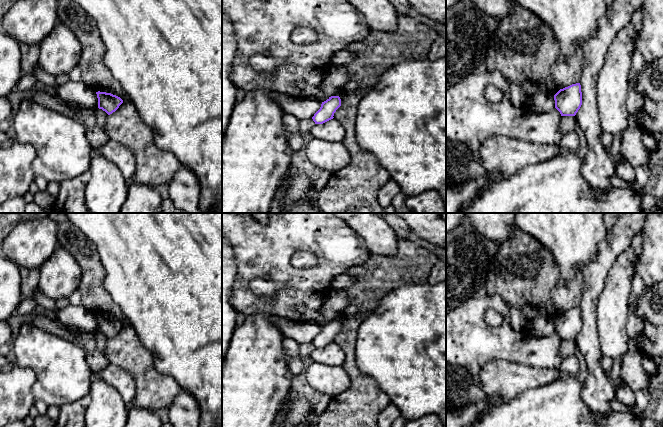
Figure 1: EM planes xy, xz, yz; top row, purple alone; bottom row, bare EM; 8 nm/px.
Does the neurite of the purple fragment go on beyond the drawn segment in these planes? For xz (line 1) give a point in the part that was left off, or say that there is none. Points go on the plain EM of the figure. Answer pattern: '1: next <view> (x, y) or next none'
1: next none

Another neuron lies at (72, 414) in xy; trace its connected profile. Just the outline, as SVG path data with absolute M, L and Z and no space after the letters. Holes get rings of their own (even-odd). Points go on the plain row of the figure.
M87 395L77 401L63 404L55 427L85 427L85 412L89 403L90 396Z

